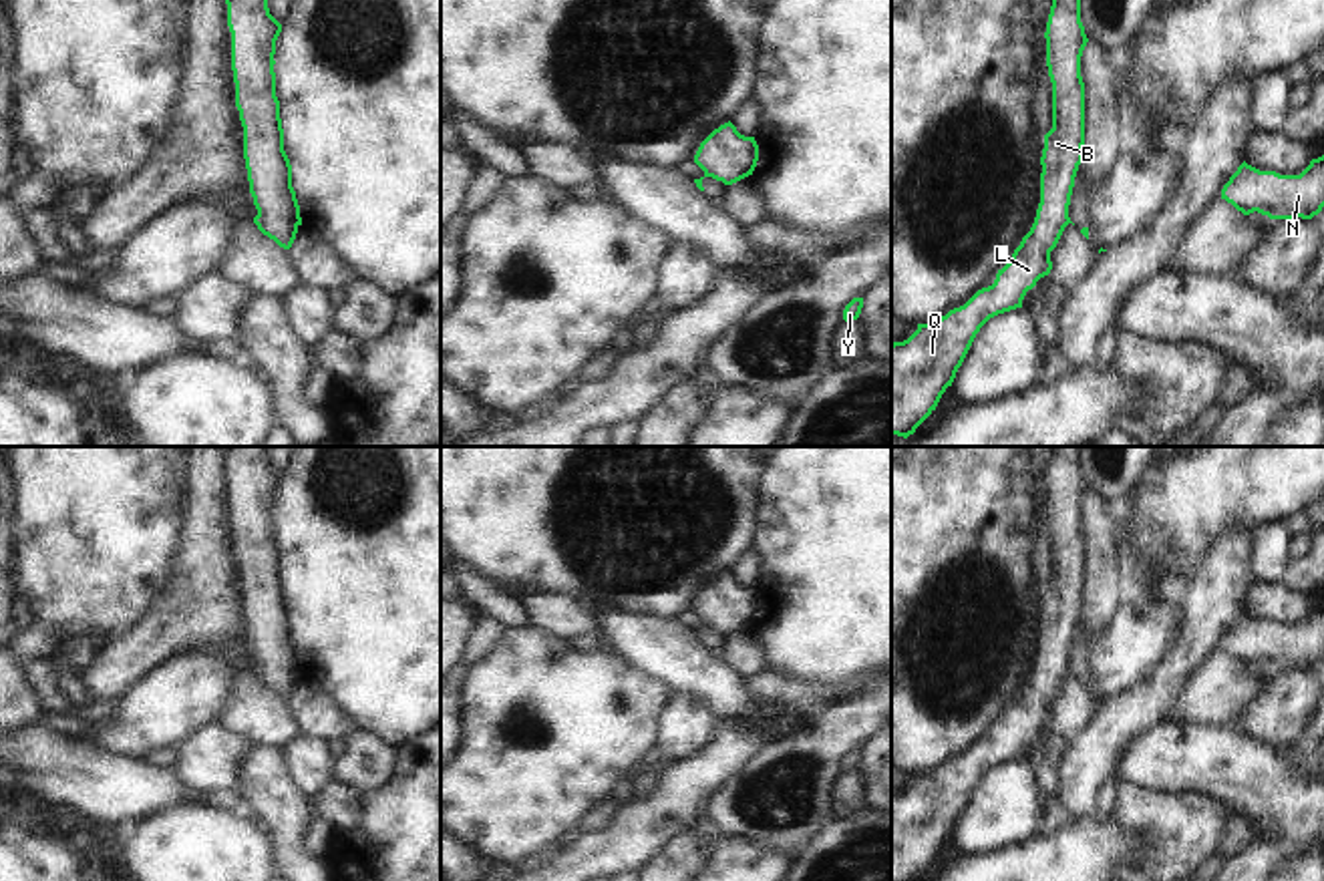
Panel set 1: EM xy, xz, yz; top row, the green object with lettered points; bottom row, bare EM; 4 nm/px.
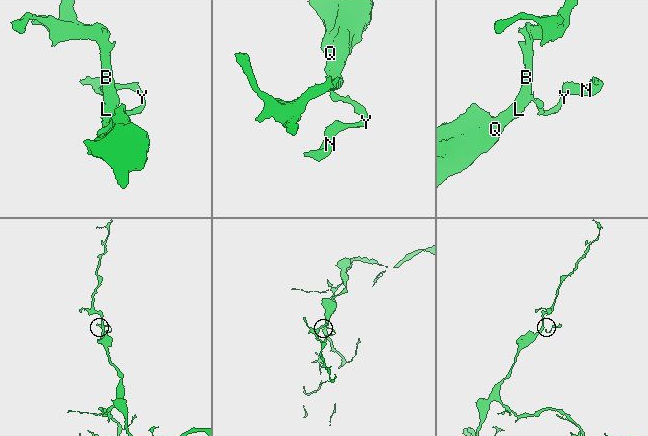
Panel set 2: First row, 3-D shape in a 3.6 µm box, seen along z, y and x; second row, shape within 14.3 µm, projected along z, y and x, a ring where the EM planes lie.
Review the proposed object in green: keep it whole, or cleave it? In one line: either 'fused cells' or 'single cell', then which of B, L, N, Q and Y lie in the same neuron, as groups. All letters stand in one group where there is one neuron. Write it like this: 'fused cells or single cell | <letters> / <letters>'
fused cells | B L Q / N Y

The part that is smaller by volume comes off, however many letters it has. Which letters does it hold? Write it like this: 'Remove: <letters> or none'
Remove: N, Y

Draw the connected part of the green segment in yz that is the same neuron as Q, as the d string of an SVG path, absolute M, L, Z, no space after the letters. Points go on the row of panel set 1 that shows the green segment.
M1052 0L1044 38L1052 129L1044 135L1034 223L992 286L891 344L891 434L907 438L916 432L952 386L980 328L998 314L1022 308L1026 292L1052 270L1050 251L1070 221L1068 205L1085 145L1081 56L1089 38L1081 0Z

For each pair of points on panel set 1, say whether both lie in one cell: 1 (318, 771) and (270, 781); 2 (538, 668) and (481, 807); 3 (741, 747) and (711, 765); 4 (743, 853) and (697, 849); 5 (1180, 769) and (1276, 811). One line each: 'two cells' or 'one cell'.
1: two cells
2: one cell
3: one cell
4: two cells
5: one cell

